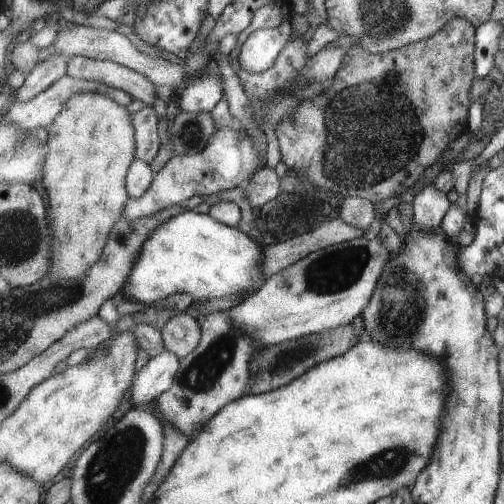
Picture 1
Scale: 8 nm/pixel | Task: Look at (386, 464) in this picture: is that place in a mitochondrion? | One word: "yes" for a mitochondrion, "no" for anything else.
yes

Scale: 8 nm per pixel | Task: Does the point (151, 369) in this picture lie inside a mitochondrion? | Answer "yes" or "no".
no

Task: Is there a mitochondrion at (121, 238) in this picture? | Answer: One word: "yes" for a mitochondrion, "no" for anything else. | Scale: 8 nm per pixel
no

